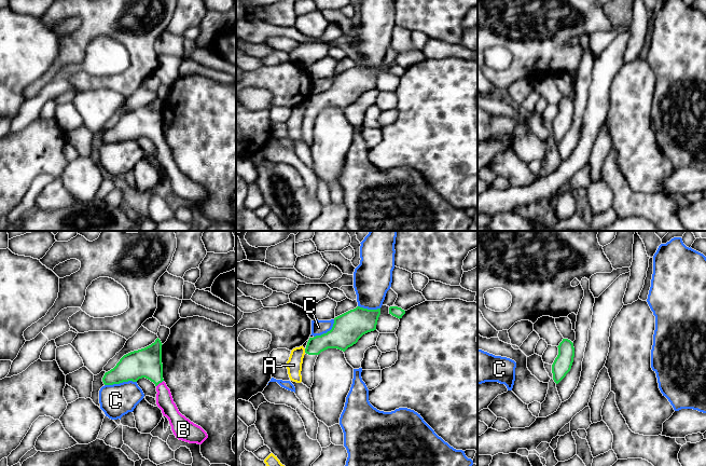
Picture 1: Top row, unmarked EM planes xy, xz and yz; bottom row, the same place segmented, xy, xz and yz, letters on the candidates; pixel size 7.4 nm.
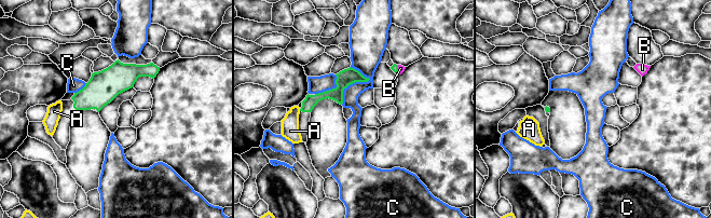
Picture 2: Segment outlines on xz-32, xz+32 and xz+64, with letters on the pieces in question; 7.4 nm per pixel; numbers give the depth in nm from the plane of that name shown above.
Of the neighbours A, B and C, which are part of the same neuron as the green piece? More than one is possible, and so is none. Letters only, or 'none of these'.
B

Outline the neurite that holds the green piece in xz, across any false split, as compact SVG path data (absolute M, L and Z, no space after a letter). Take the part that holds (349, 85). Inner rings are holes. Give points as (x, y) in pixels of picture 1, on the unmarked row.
M357 65L334 77L333 85L321 94L310 94L303 102L305 113L302 122L302 141L308 147L314 141L314 124L318 113L328 107L345 110L365 92L376 88L380 67L368 68Z

